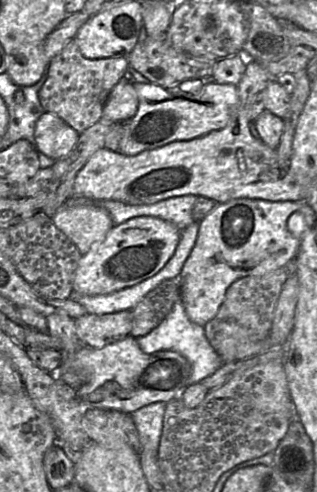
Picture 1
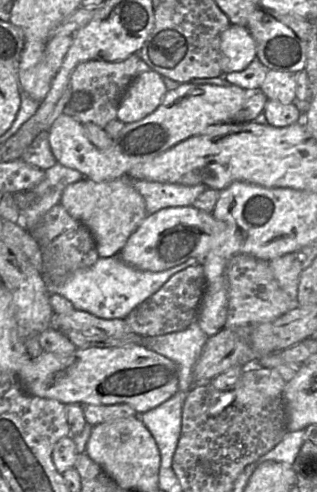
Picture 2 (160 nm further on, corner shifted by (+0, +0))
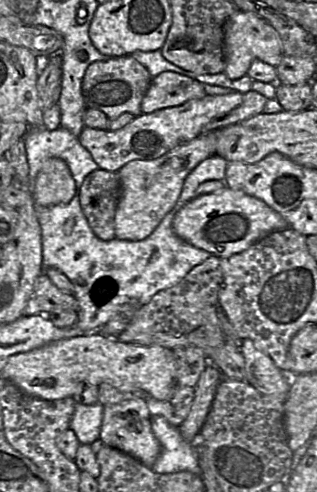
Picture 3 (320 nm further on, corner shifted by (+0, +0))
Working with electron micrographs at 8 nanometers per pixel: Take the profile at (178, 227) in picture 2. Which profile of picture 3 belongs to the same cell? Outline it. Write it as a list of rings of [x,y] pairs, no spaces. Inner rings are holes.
[[[227,186],[217,193],[188,201],[173,219],[173,230],[181,239],[218,258],[243,252],[264,235],[287,228],[287,221],[266,203]]]

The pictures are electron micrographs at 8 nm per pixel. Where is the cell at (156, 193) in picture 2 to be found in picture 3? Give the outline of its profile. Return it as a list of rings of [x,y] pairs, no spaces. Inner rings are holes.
[[[214,155],[199,163],[186,177],[178,199],[177,206],[181,207],[194,199],[194,193],[203,182],[210,180],[224,181],[228,161]]]

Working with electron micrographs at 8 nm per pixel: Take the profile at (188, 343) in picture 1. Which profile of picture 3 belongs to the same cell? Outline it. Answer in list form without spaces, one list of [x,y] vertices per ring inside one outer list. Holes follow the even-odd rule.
[[[152,416],[151,428],[161,446],[160,454],[152,466],[154,472],[188,471],[201,476],[196,447],[182,437],[179,427],[173,426],[162,416]]]

